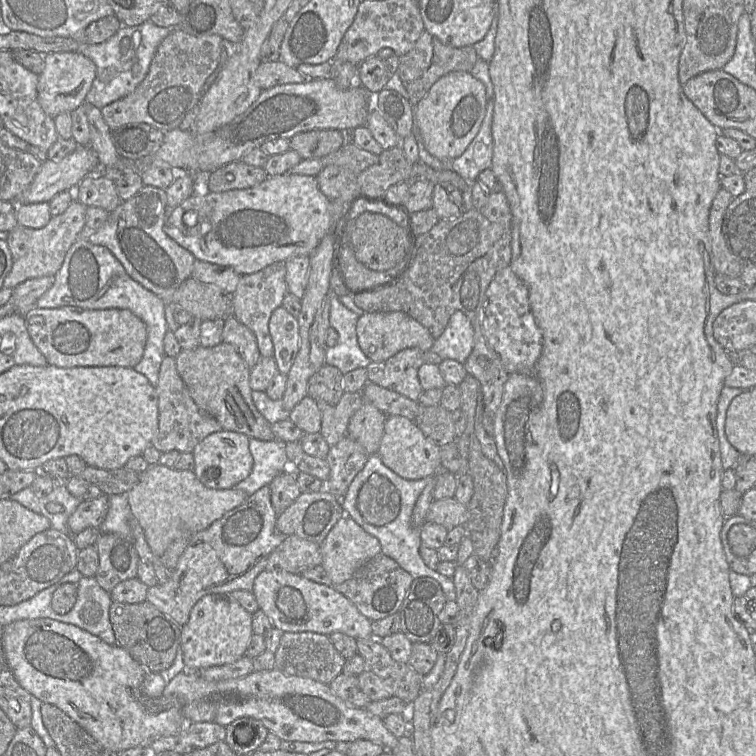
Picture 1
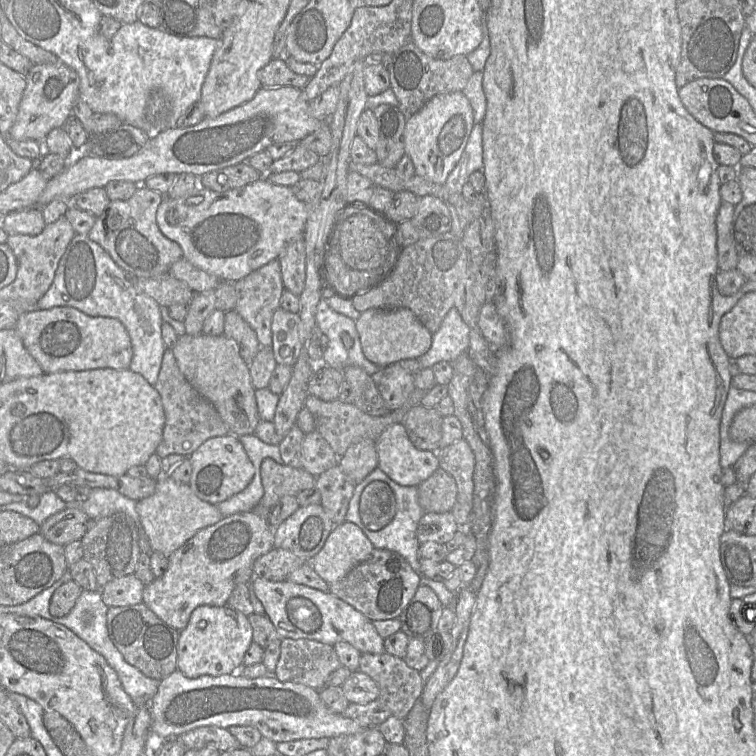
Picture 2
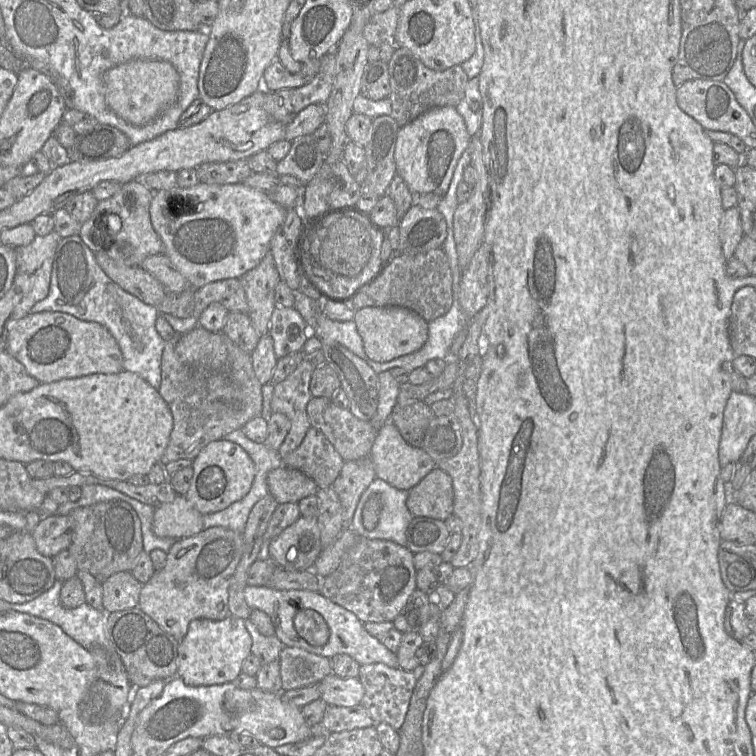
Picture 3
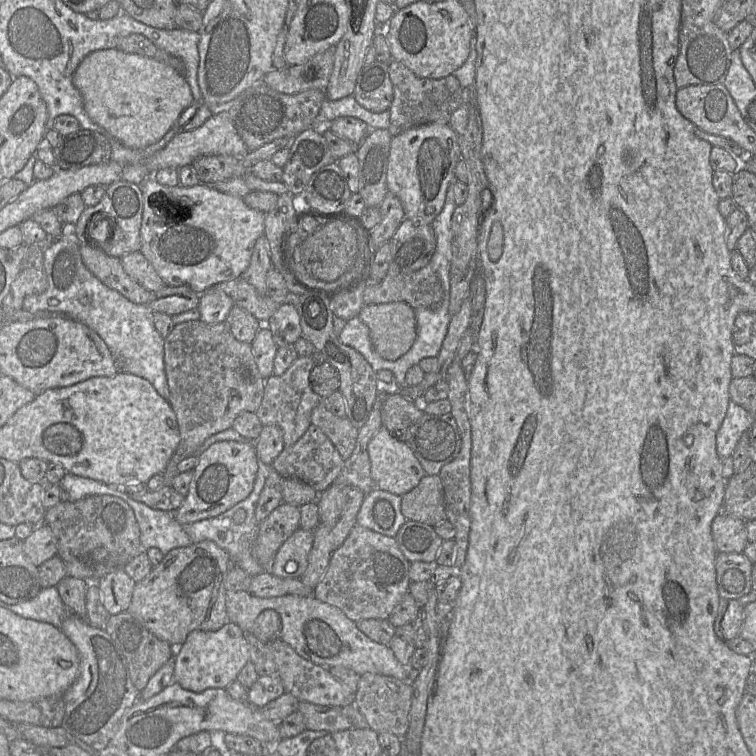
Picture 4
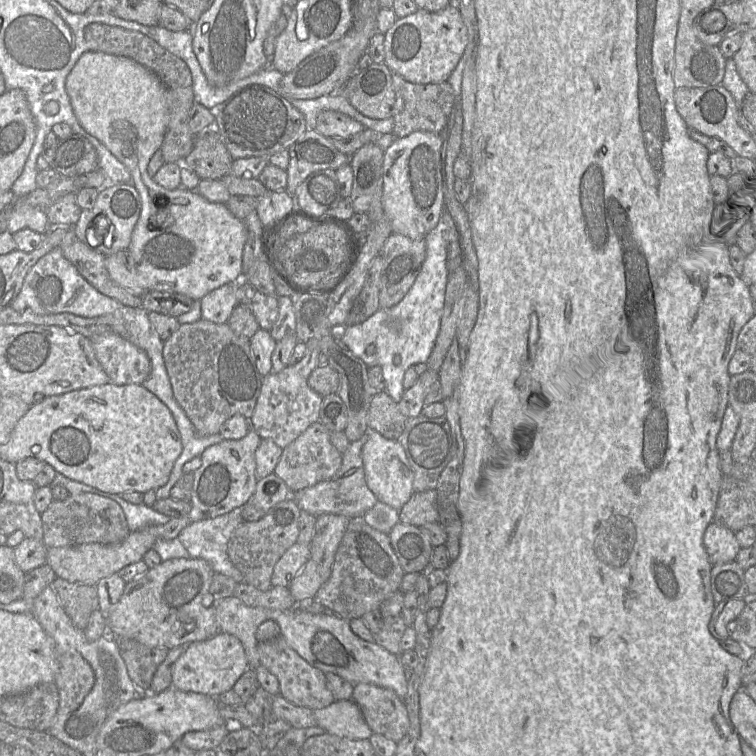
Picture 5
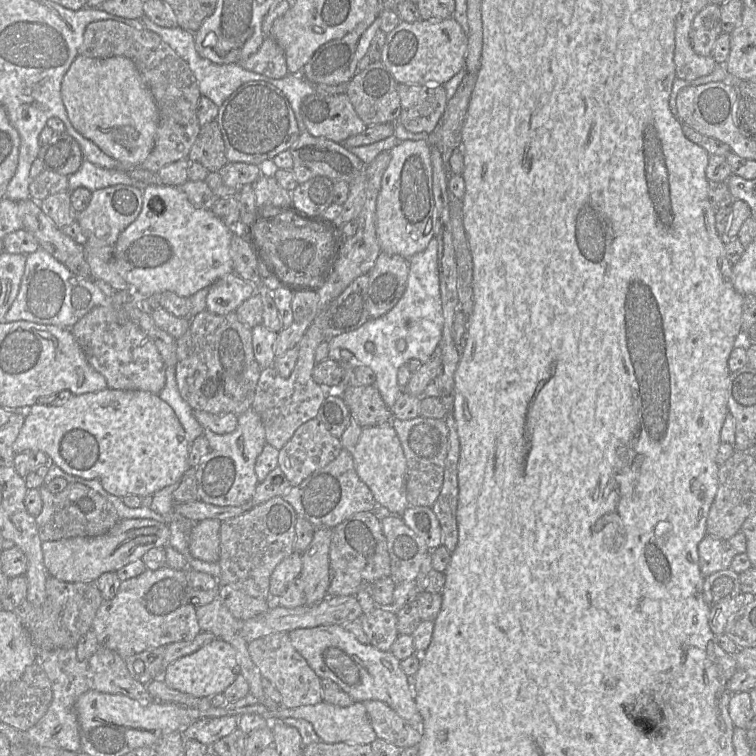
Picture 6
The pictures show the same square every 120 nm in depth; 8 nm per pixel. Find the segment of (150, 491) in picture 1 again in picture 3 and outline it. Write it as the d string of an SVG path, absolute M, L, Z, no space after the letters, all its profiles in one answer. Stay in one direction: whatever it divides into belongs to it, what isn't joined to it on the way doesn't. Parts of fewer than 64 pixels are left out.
M183 495L155 507L152 531L160 538L177 540L194 536L204 530L203 515Z

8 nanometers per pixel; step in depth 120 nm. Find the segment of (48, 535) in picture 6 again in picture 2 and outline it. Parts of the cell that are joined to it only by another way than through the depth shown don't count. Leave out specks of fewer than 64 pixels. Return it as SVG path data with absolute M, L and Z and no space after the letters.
M116 512L100 519L91 520L81 542L84 551L83 558L93 566L100 589L113 579L135 573L141 549L137 527L127 514Z

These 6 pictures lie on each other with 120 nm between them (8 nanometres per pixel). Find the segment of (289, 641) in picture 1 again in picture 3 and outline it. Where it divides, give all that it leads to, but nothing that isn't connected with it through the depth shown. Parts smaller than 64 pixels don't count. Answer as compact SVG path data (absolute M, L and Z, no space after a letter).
M284 646L279 660L283 691L318 684L332 673L331 659L301 648Z

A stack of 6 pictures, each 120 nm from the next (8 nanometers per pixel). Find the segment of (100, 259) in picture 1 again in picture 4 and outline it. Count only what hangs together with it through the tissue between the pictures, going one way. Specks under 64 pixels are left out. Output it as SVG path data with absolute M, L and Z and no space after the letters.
M69 234L54 240L44 252L44 270L48 281L46 290L27 296L23 301L23 310L64 315L87 325L106 343L120 371L148 380L168 401L169 388L164 363L165 338L154 327L154 313L149 307L129 301L97 279L83 264L80 245Z

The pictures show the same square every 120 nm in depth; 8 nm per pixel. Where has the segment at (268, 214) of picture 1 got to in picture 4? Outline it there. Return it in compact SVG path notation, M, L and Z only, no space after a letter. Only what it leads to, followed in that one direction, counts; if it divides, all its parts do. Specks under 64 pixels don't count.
M151 176L140 184L143 213L141 252L167 286L186 286L201 295L214 285L239 278L248 268L256 240L264 235L265 214L246 205L243 198L219 192L206 184L163 186Z

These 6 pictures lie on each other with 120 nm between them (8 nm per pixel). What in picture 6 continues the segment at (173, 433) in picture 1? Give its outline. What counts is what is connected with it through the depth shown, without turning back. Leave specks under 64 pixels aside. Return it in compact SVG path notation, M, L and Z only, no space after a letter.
M205 309L190 320L188 330L176 340L175 376L181 397L193 410L216 415L239 415L251 408L262 370L254 357L251 330L238 320L235 311L226 315L216 315Z

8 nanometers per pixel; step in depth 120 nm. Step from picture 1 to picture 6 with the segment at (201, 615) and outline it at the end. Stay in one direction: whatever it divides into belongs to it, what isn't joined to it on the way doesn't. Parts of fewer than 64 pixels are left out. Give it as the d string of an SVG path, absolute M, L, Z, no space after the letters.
M216 638L196 652L170 664L163 675L163 682L173 690L195 697L212 697L224 693L239 675L240 667L235 648L228 642Z

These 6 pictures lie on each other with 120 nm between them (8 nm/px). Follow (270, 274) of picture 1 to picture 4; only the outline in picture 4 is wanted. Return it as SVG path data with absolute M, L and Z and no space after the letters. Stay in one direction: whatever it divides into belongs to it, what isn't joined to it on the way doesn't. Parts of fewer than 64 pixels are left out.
M262 235L256 240L249 266L240 278L252 285L260 295L267 295L266 277L272 268L269 242Z

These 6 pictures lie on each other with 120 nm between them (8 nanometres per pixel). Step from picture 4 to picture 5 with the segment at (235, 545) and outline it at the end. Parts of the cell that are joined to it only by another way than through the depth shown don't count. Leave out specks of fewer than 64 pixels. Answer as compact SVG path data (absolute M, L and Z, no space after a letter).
M239 507L216 518L194 522L177 537L191 558L207 561L215 573L231 577L236 583L243 582L244 578L231 563L227 548L231 535L244 521L242 511L243 507Z

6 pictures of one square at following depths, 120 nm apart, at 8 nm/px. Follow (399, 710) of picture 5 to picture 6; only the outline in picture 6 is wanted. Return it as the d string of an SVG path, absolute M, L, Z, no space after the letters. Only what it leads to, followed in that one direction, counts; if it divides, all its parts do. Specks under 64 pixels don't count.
M366 700L362 703L377 738L401 749L418 746L421 740L419 726L408 723L382 701Z

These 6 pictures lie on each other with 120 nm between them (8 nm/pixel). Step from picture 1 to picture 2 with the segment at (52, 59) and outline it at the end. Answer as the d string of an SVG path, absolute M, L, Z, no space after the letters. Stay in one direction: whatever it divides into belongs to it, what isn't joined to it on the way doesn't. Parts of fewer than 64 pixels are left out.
M61 61L33 65L26 74L26 88L19 105L18 114L6 137L17 141L41 140L48 133L62 127L72 113L72 106L79 96L79 77L77 73Z

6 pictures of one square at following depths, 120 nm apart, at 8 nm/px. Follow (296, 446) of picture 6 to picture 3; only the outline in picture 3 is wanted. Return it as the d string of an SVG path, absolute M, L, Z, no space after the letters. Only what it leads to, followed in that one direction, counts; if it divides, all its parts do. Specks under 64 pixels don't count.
M310 427L302 443L282 457L282 465L311 478L318 488L331 487L341 472L344 460L318 429Z

